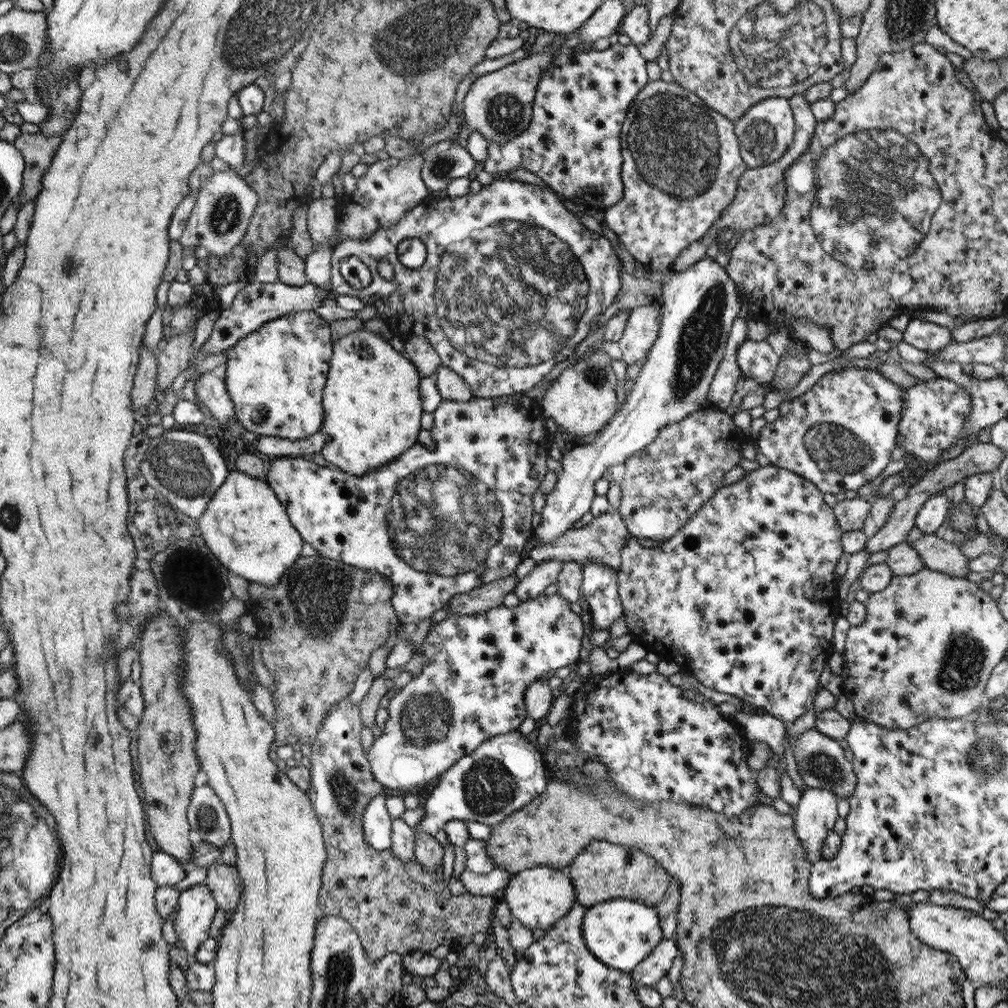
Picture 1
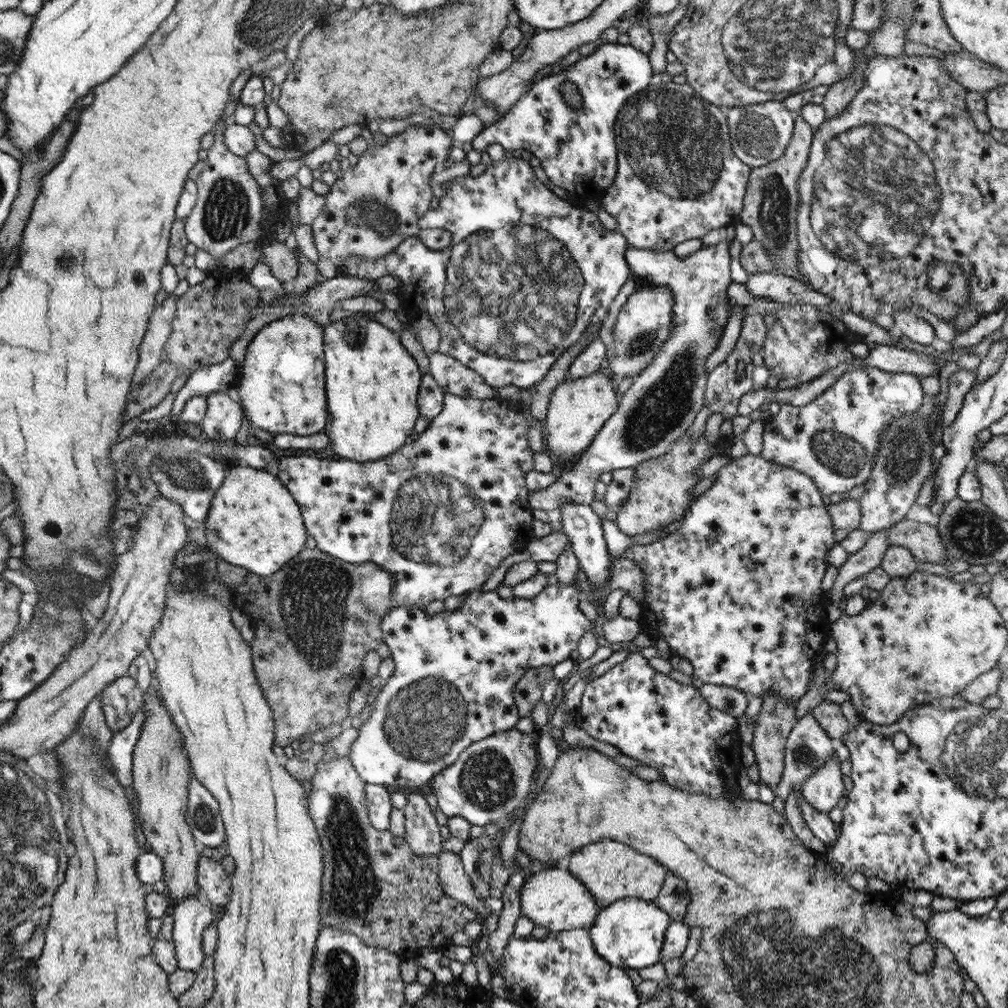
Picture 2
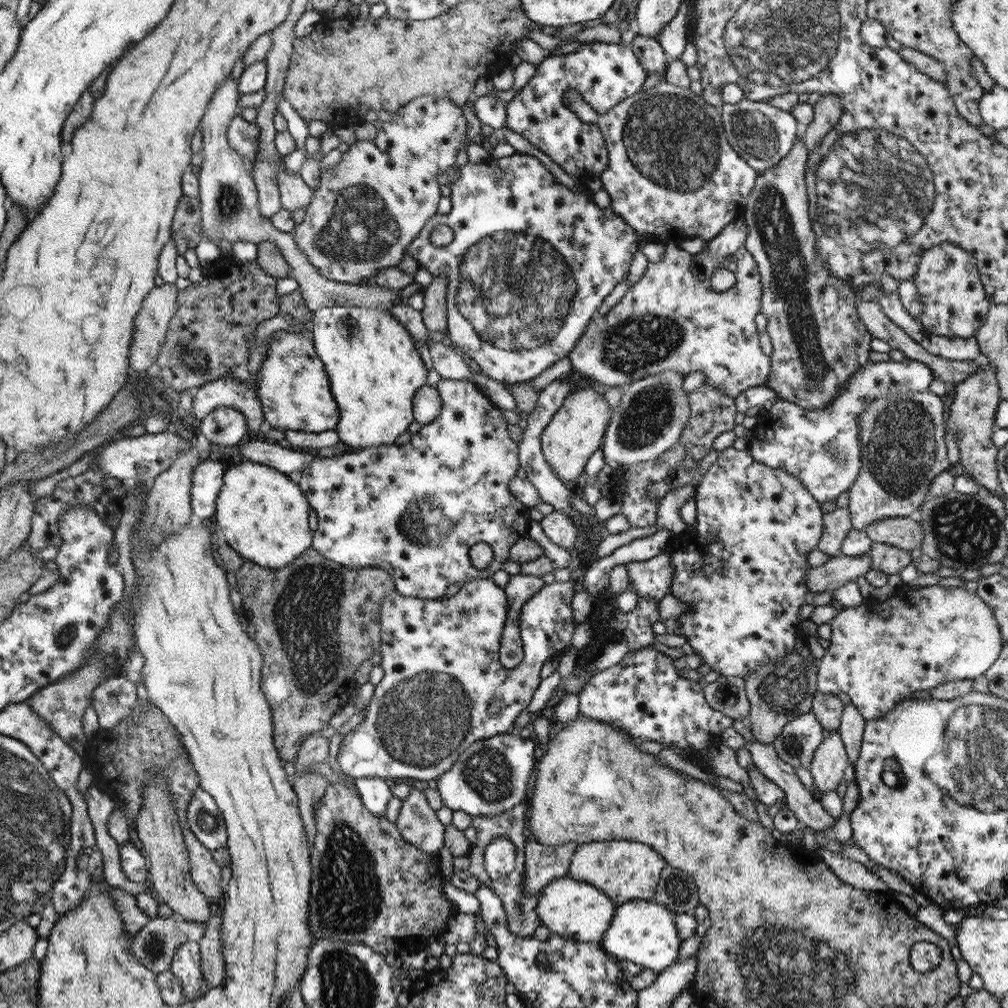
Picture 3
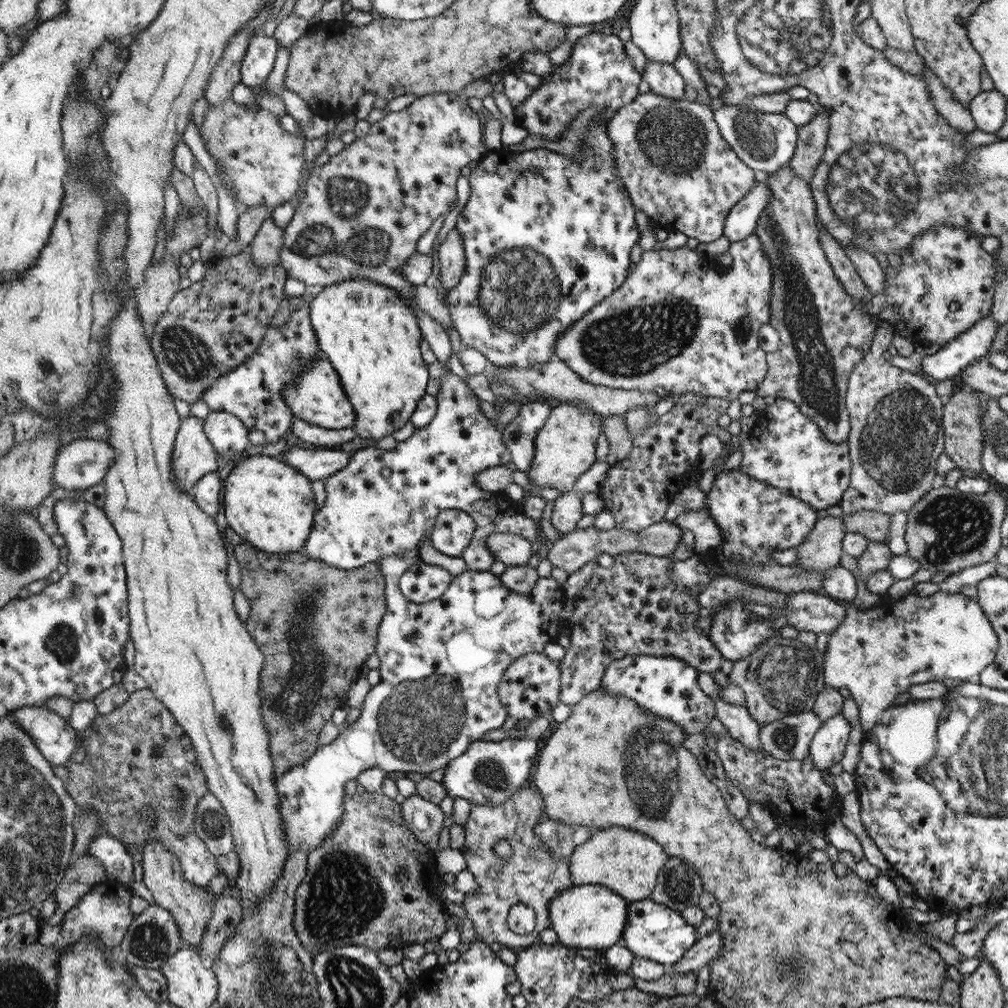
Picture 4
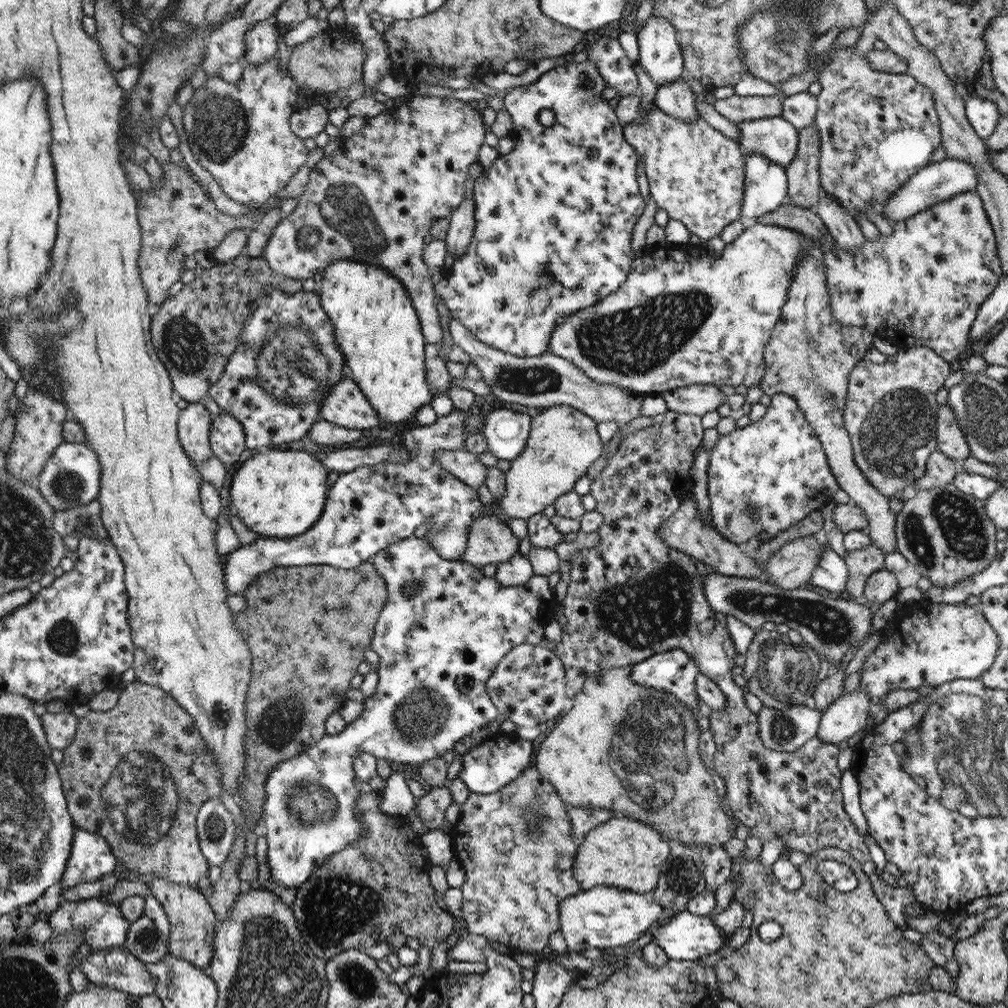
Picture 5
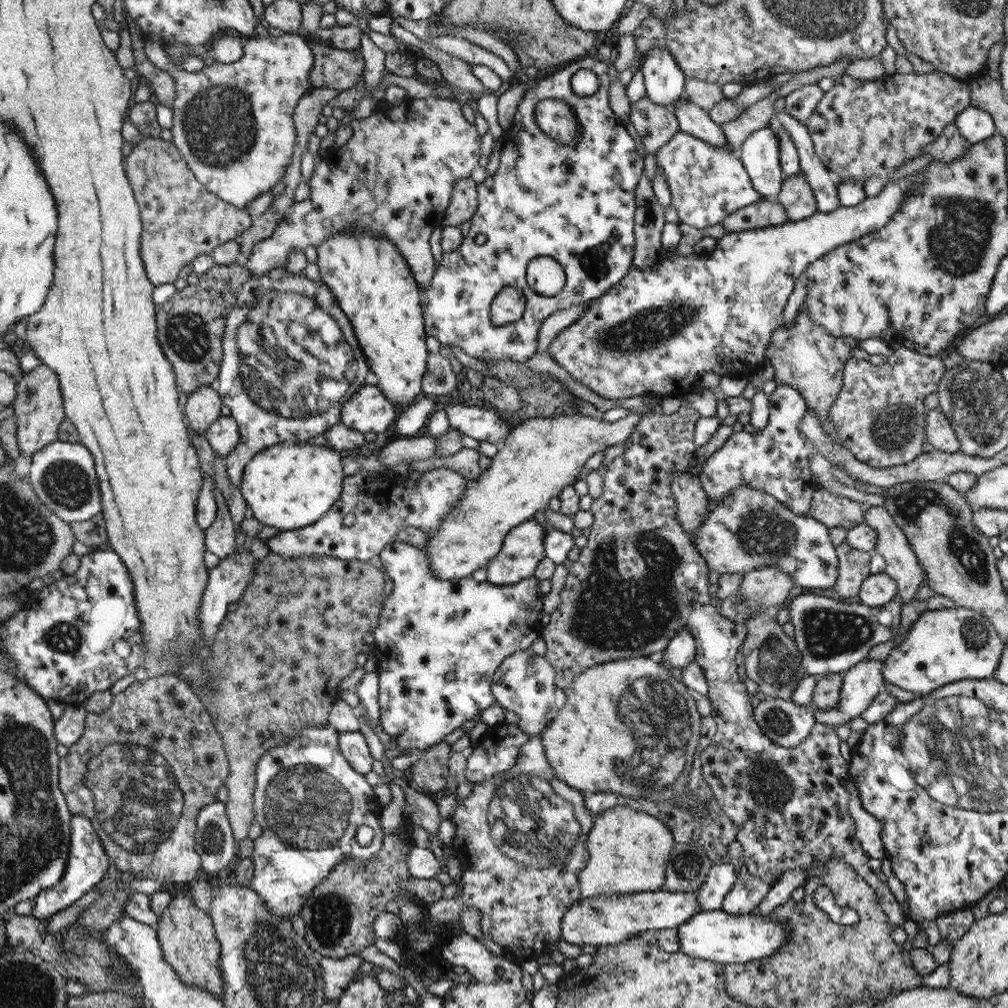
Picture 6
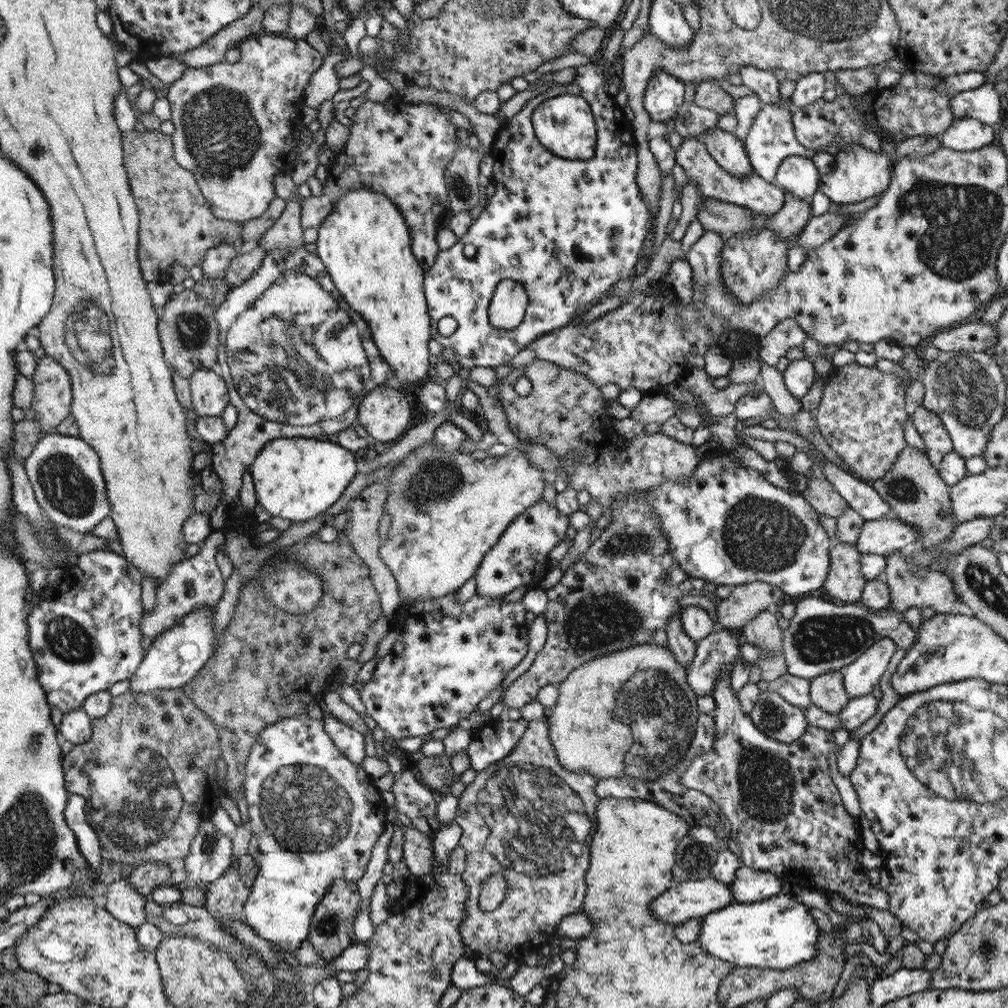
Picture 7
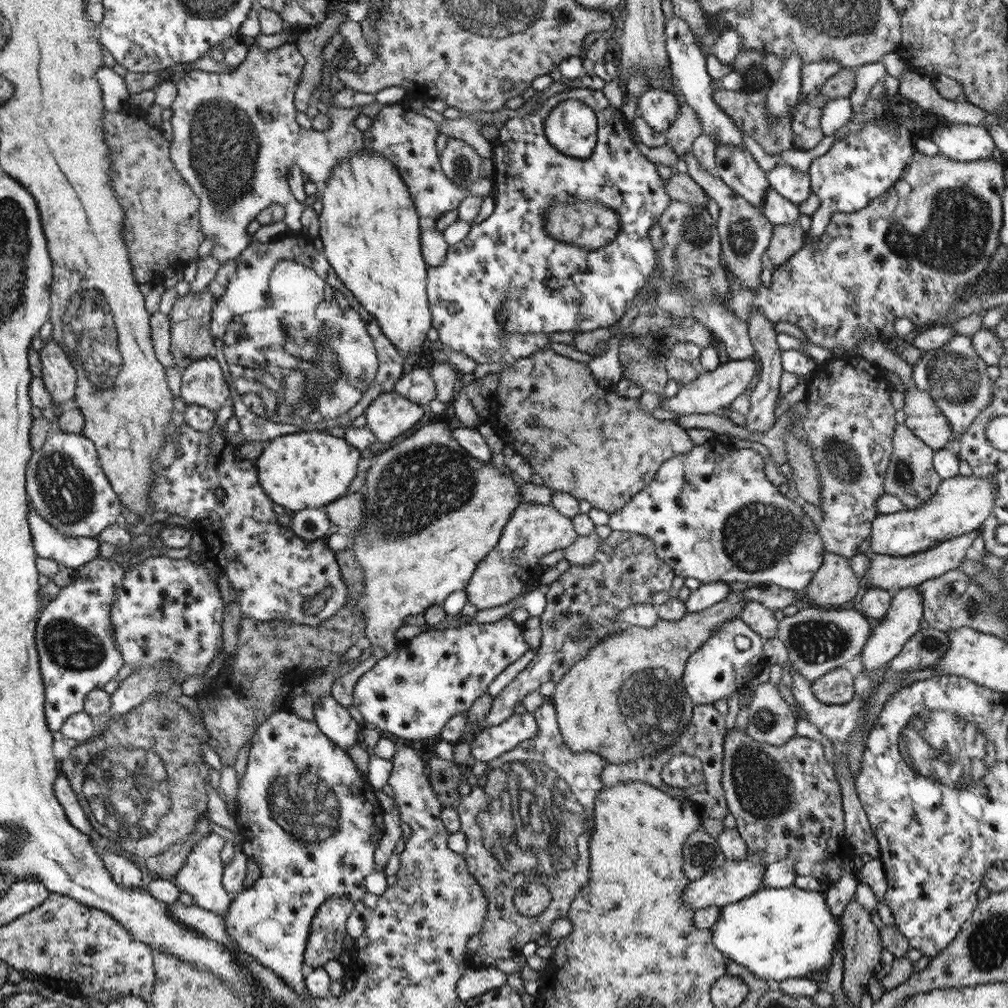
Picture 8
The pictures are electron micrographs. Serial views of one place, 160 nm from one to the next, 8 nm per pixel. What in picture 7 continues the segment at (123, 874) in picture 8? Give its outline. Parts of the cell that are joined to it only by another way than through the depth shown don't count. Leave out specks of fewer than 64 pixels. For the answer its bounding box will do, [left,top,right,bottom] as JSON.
[105,878,149,929]

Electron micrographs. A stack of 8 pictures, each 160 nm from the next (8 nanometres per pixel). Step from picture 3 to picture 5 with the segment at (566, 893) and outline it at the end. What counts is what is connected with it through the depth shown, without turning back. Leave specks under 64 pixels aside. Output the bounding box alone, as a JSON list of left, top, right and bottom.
[559,886,669,951]

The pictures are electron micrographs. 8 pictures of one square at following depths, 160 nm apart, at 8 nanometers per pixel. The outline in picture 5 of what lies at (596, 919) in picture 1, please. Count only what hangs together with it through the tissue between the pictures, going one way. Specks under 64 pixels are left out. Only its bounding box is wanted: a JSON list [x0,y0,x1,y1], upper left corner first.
[650,910,730,962]

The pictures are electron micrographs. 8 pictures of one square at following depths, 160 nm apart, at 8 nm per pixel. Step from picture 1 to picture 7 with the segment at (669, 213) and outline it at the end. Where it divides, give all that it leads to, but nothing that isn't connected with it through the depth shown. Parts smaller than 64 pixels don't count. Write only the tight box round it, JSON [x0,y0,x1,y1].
[675,137,785,218]

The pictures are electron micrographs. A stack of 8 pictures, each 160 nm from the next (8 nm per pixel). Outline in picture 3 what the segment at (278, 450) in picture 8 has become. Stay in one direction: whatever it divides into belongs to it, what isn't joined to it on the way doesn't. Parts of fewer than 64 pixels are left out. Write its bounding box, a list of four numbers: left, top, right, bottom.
[214,460,314,569]

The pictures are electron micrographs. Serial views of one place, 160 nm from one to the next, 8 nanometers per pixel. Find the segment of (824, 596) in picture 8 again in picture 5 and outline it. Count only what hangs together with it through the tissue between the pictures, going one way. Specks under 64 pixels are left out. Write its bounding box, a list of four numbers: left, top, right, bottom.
[843,544,885,610]

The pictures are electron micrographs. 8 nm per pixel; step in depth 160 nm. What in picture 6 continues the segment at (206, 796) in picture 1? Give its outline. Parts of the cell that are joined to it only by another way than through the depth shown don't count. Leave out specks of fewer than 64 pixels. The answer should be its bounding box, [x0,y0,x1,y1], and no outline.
[195,801,236,877]

